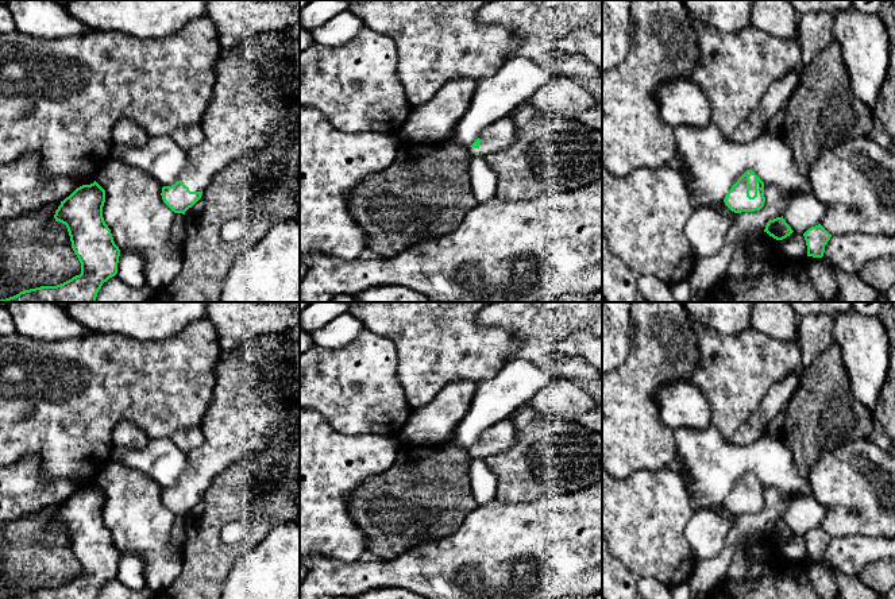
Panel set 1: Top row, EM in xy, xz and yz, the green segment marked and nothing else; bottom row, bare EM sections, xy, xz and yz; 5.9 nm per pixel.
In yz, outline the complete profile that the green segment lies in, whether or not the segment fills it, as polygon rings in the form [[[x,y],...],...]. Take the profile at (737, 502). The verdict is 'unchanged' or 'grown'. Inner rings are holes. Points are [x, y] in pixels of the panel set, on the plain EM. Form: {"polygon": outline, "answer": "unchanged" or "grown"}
{"polygon": [[[747,472],[728,494],[725,507],[734,515],[755,514],[764,509],[764,484]]], "answer": "grown"}

